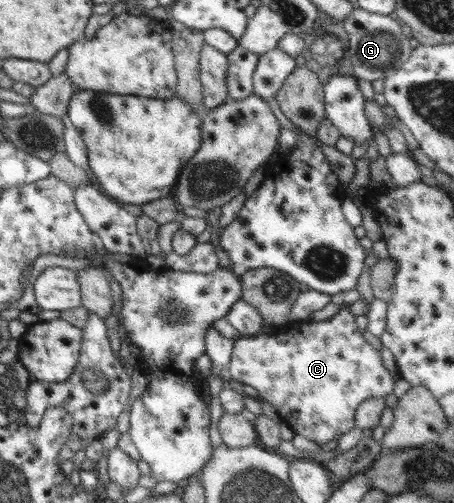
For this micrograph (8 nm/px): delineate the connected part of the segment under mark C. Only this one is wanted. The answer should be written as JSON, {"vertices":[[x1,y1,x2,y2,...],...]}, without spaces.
{"vertices":[[349,304,340,305,340,311,324,321,289,322,276,334,264,333,234,342,228,366,232,378,258,390,258,397,276,408,282,422,295,434,305,436,318,445,339,439,354,427,354,414,364,400,393,393,395,379,382,363,381,351,370,345,356,324,356,317,349,311]]}

